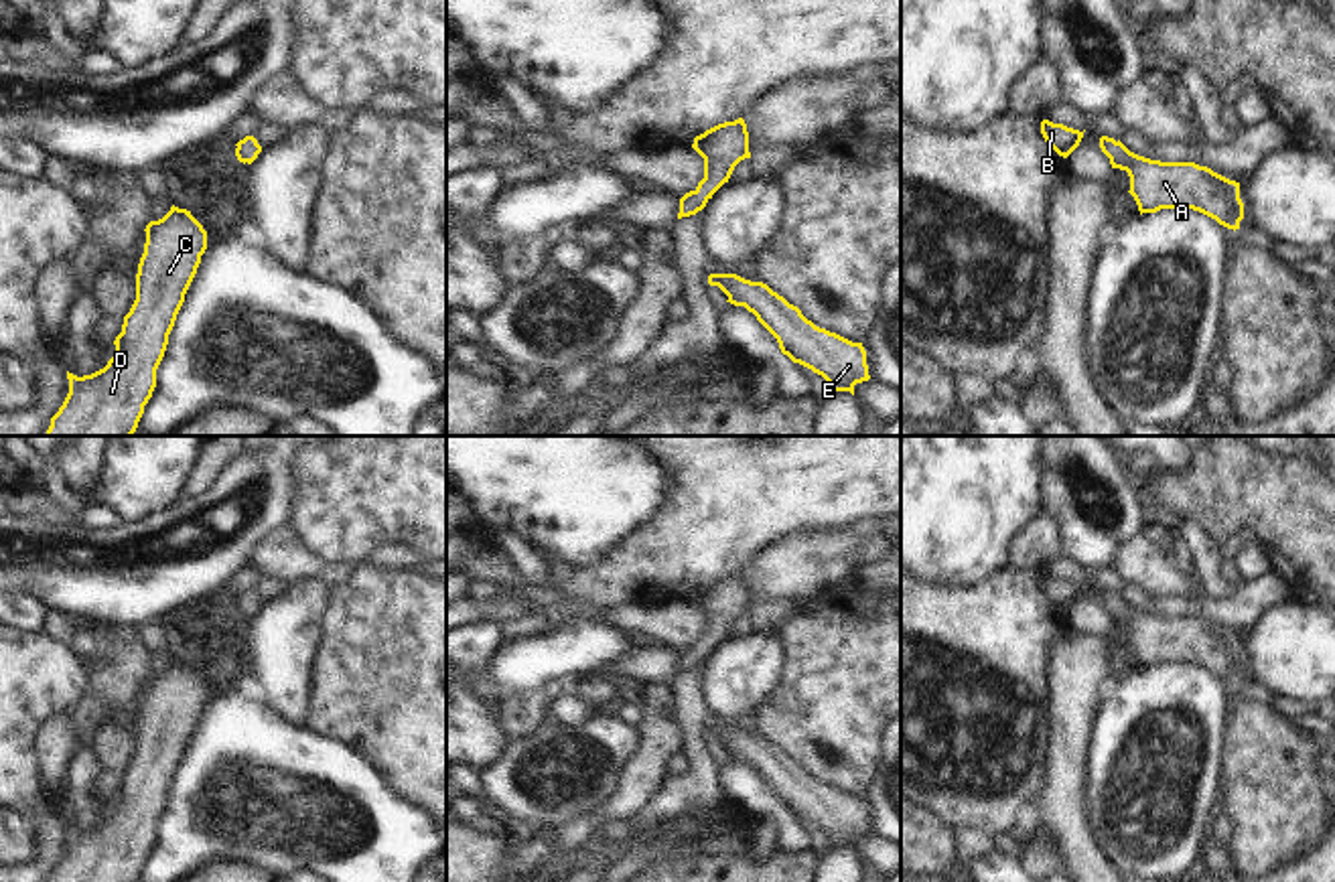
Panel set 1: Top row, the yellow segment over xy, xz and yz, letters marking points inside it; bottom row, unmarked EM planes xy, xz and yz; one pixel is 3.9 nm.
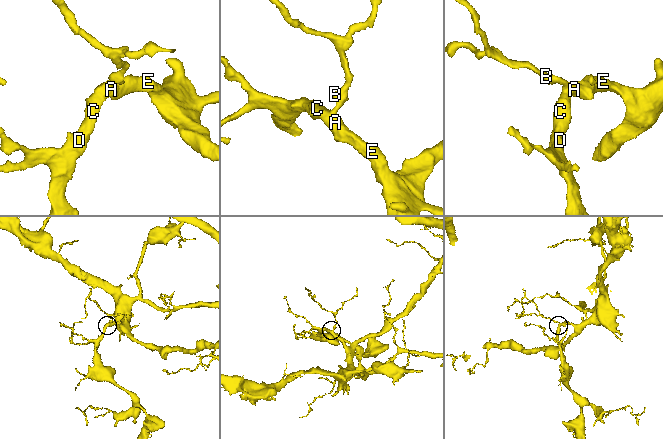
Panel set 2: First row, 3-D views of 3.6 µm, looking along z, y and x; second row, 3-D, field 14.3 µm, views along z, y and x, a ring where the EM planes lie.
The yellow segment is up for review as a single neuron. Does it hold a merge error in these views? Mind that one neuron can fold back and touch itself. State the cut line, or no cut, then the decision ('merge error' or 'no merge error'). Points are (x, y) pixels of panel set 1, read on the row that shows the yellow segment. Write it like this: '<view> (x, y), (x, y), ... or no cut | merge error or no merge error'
no cut | no merge error

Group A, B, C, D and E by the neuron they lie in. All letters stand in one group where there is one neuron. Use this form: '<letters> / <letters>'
A B C D E

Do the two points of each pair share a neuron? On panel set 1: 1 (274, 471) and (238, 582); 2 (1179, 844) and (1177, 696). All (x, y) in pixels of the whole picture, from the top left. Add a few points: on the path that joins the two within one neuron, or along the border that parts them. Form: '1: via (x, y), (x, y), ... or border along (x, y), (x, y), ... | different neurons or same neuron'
1: border along (244, 564), (224, 584), (205, 595) | different neurons
2: via (1173, 807), (1173, 732) | same neuron

